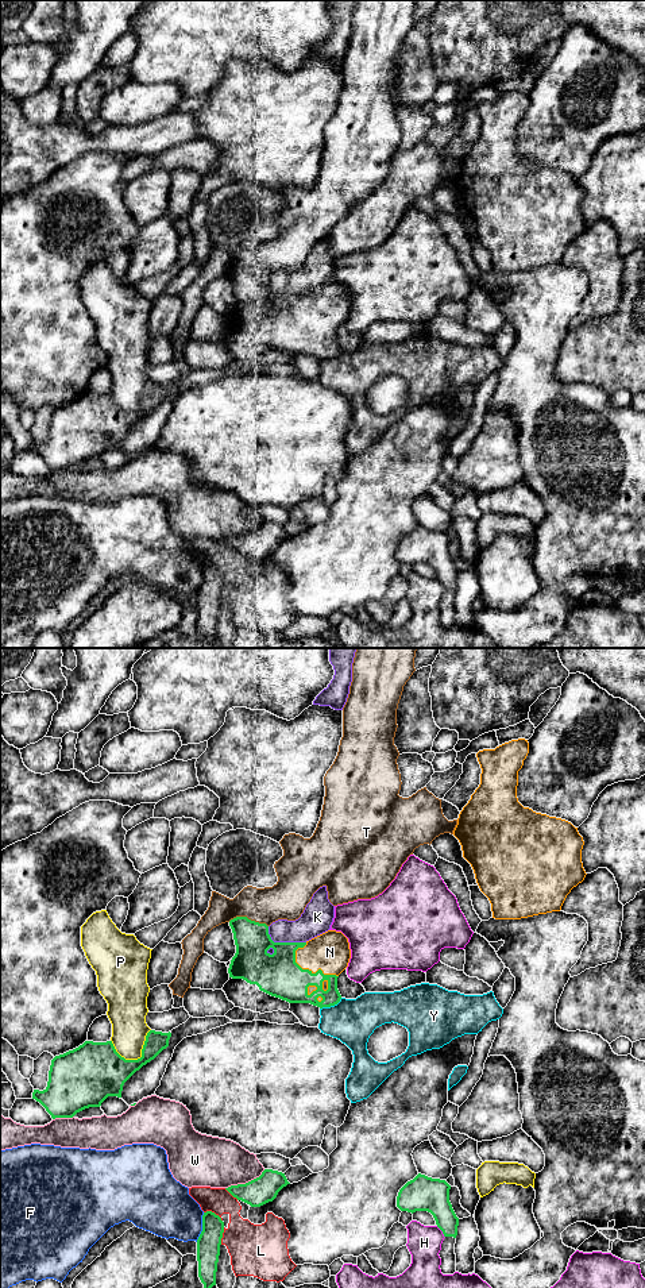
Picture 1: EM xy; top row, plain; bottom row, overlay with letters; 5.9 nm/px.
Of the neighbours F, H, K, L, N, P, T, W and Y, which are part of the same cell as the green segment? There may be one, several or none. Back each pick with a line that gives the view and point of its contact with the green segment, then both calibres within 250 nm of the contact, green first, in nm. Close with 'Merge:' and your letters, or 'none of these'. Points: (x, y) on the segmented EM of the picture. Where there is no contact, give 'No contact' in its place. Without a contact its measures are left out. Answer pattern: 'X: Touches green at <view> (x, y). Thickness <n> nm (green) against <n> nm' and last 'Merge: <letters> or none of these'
N: Touches green at xy (311, 971). Thickness 260 nm (green) against 240 nm
Merge: N

